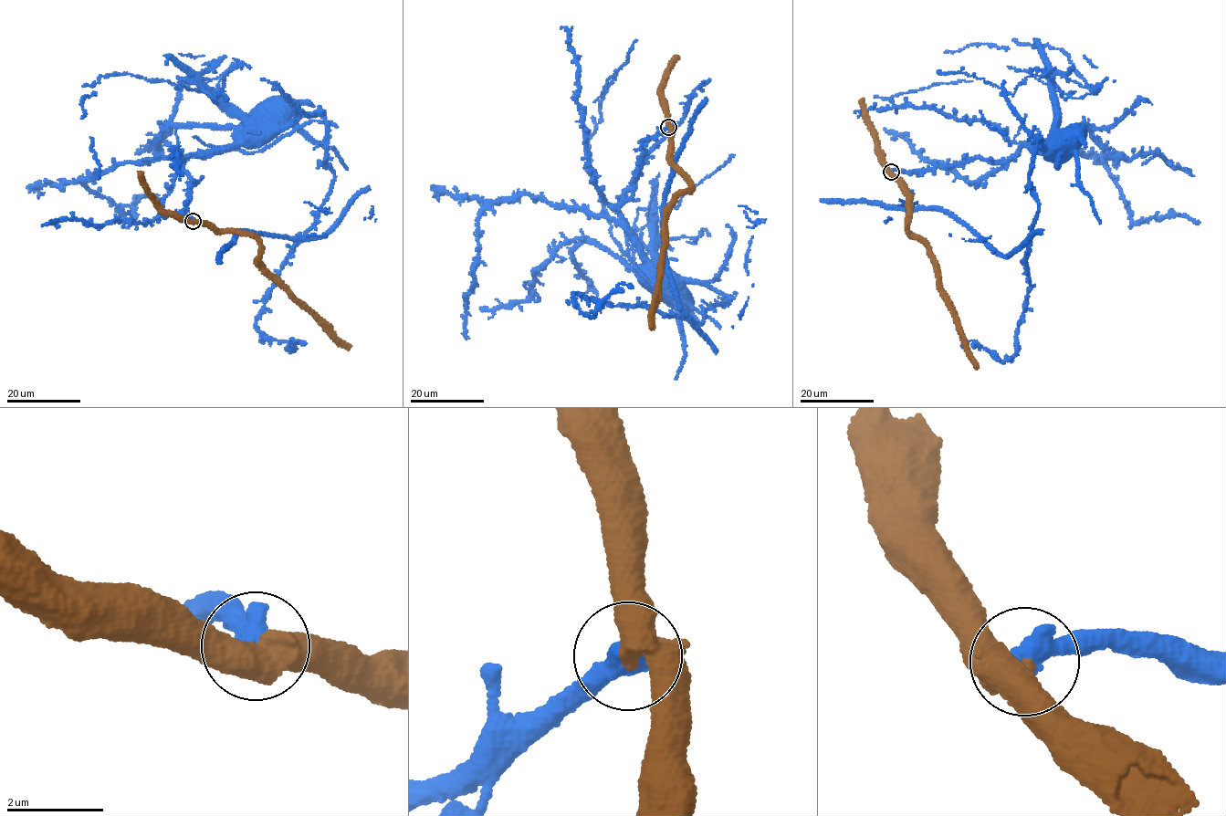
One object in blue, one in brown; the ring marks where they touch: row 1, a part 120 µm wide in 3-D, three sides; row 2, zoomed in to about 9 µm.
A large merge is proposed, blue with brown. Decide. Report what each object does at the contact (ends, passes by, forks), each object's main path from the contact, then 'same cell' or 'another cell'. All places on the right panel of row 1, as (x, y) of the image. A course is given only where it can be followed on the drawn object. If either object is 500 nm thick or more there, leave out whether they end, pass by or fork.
course blue (891, 171), (957, 166), (974, 158), (1001, 161), (1023, 145), (1031, 151), (1047, 151), (1066, 139), (1071, 141); course brown (891, 171), (893, 175), (904, 182), (910, 212), (908, 232), (923, 243), (932, 258), (937, 282), (978, 367); another cell

